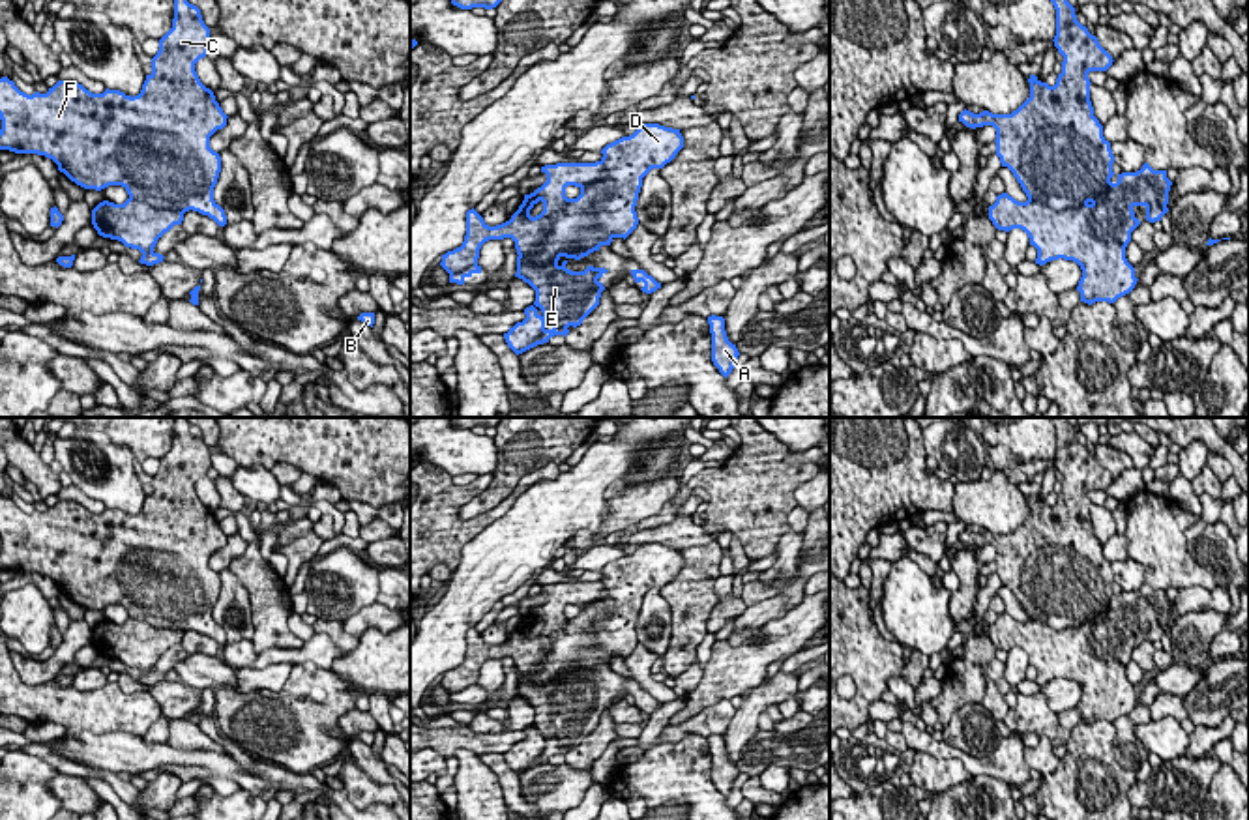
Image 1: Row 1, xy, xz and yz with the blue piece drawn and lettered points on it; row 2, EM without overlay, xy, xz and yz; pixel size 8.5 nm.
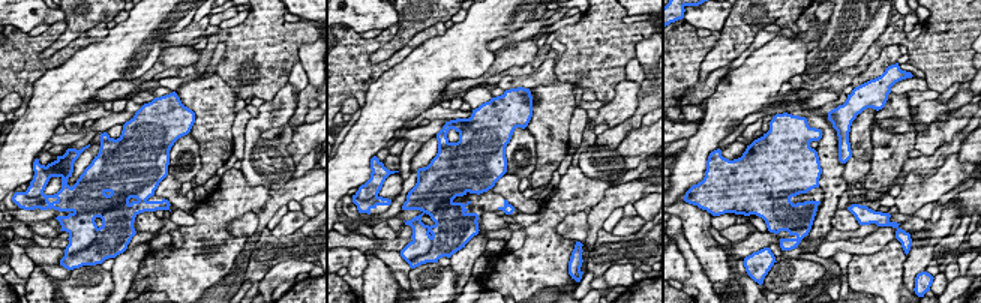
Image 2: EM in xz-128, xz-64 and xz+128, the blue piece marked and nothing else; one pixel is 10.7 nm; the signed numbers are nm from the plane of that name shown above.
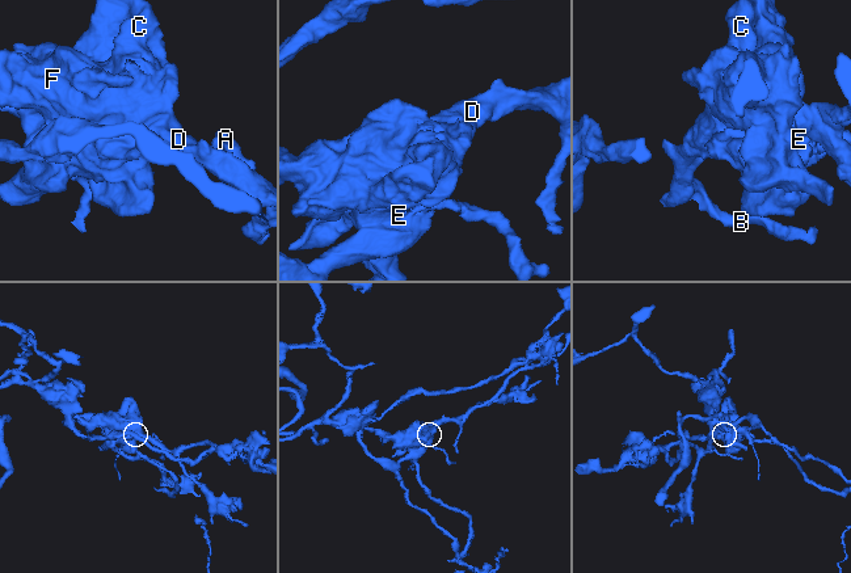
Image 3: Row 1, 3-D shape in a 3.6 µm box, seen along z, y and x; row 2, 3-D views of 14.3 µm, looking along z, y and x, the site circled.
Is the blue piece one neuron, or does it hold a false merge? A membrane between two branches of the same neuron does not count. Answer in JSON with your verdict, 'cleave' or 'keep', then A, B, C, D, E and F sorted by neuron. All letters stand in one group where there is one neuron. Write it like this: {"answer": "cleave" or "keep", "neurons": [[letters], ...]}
{"answer": "cleave", "neurons": [["A", "E"], ["B", "C", "D", "F"]]}

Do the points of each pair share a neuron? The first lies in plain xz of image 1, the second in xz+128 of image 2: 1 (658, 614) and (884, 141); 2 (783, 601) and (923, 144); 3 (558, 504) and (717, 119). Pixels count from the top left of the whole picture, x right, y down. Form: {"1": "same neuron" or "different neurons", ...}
{"1": "different neurons", "2": "different neurons", "3": "same neuron"}

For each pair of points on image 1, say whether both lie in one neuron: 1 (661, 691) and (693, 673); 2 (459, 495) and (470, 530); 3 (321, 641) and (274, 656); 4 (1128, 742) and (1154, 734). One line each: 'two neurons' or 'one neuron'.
1: two neurons
2: one neuron
3: one neuron
4: two neurons

